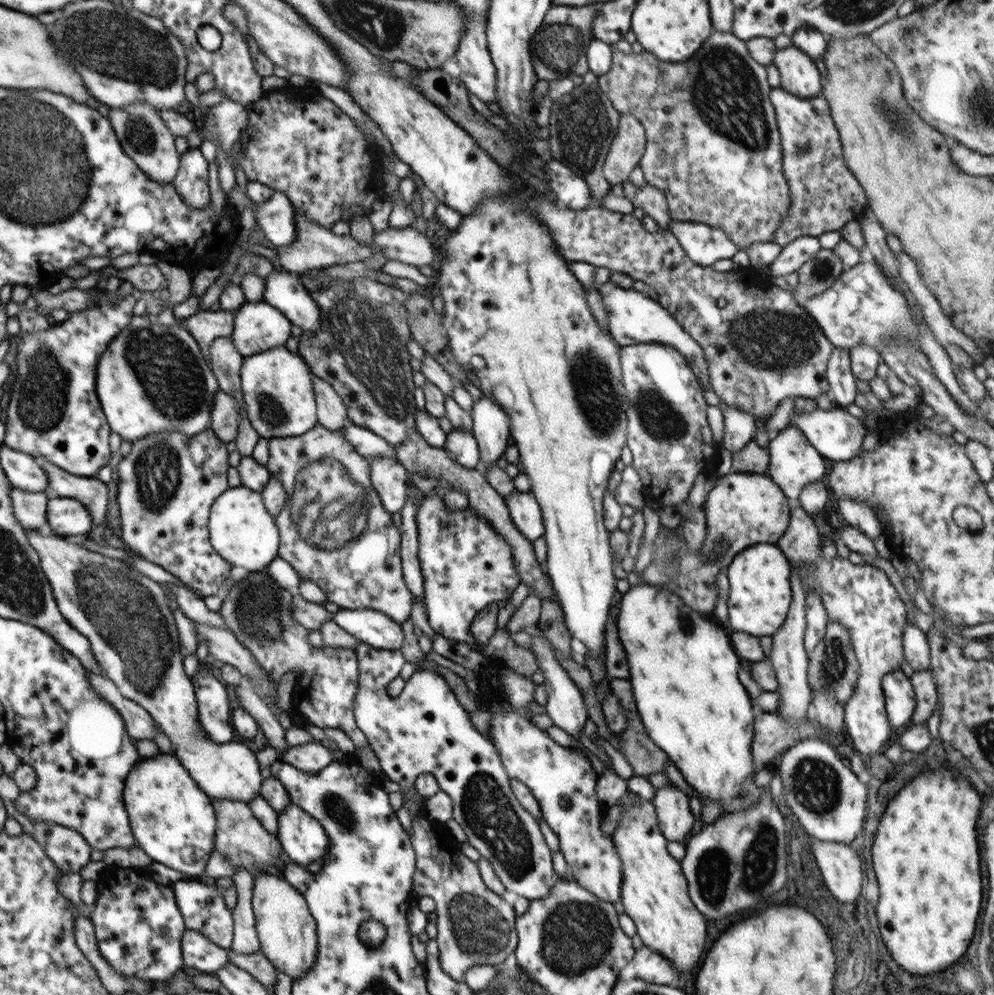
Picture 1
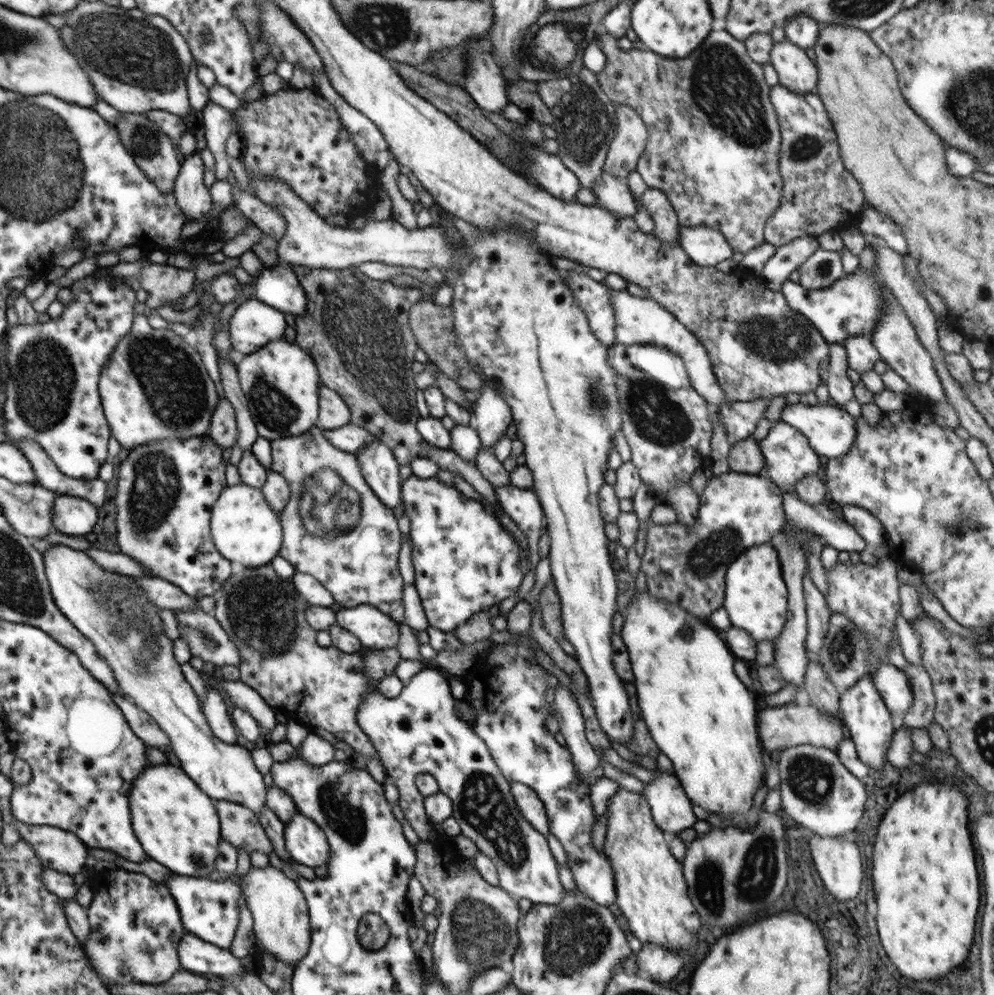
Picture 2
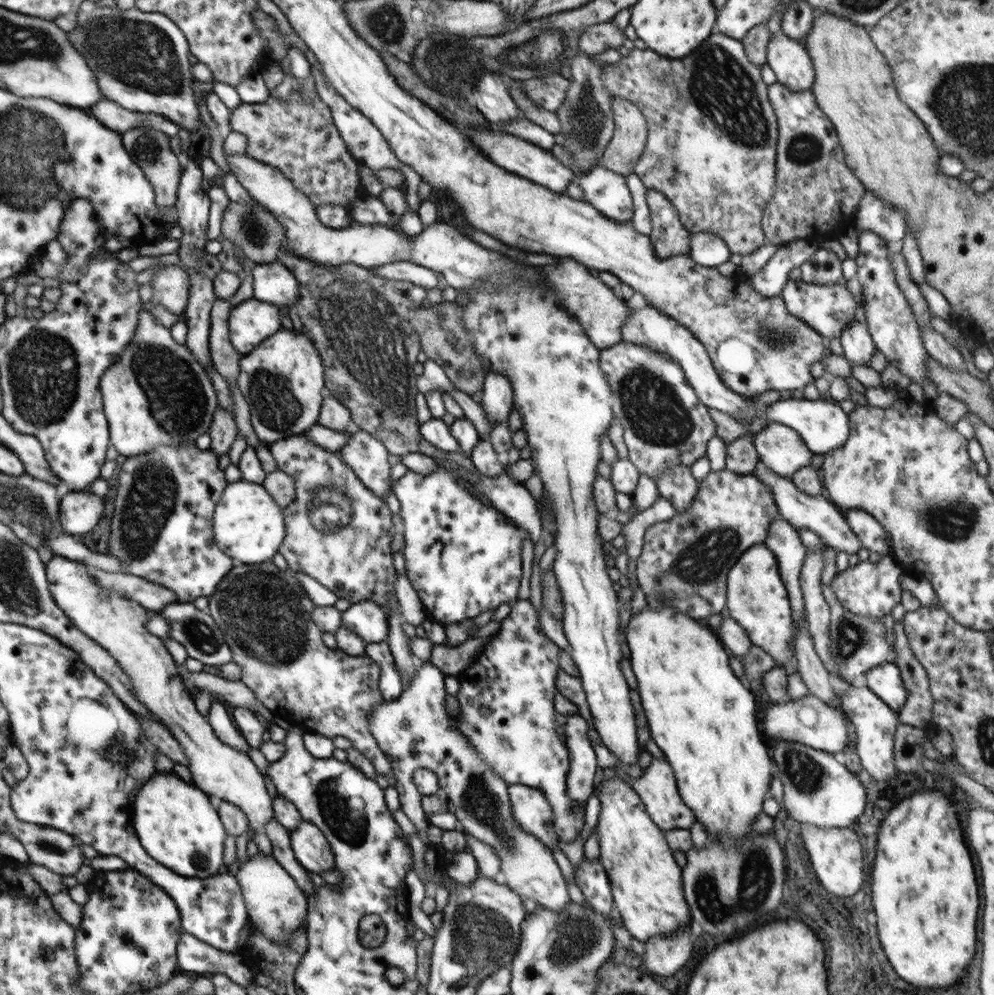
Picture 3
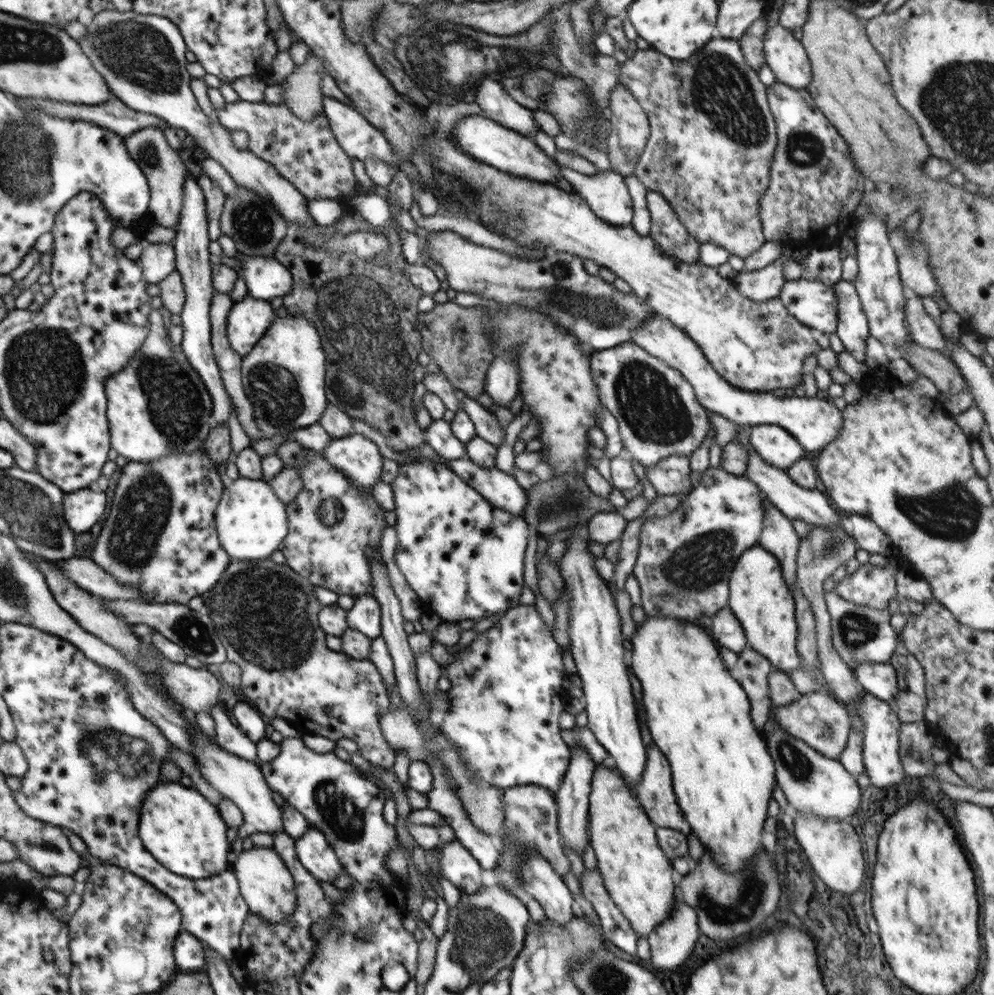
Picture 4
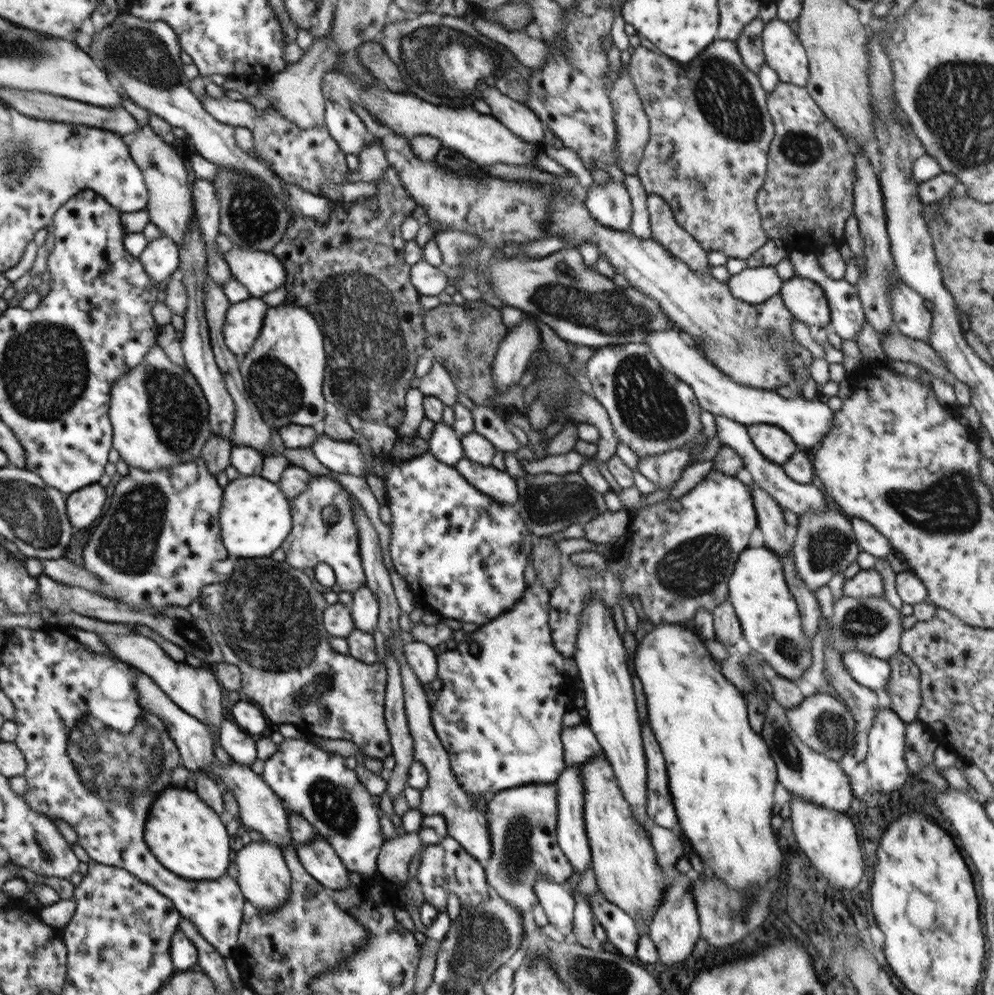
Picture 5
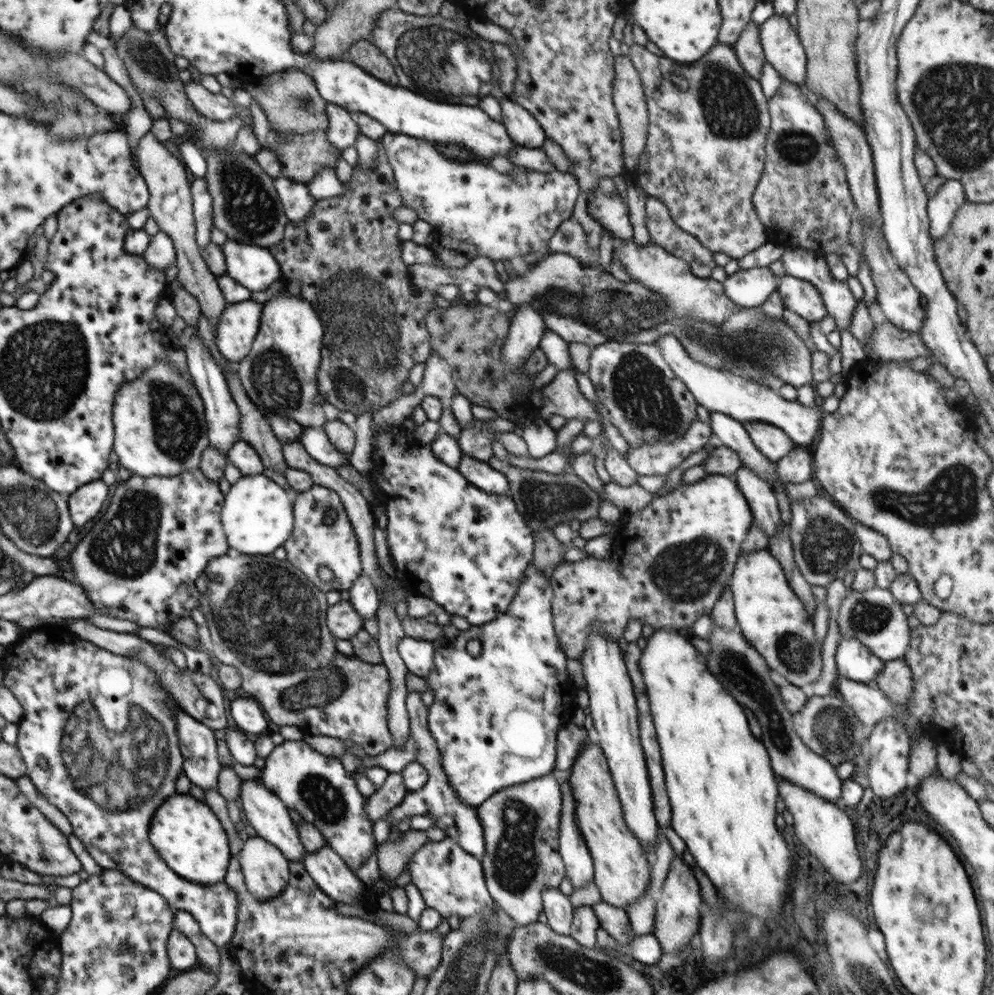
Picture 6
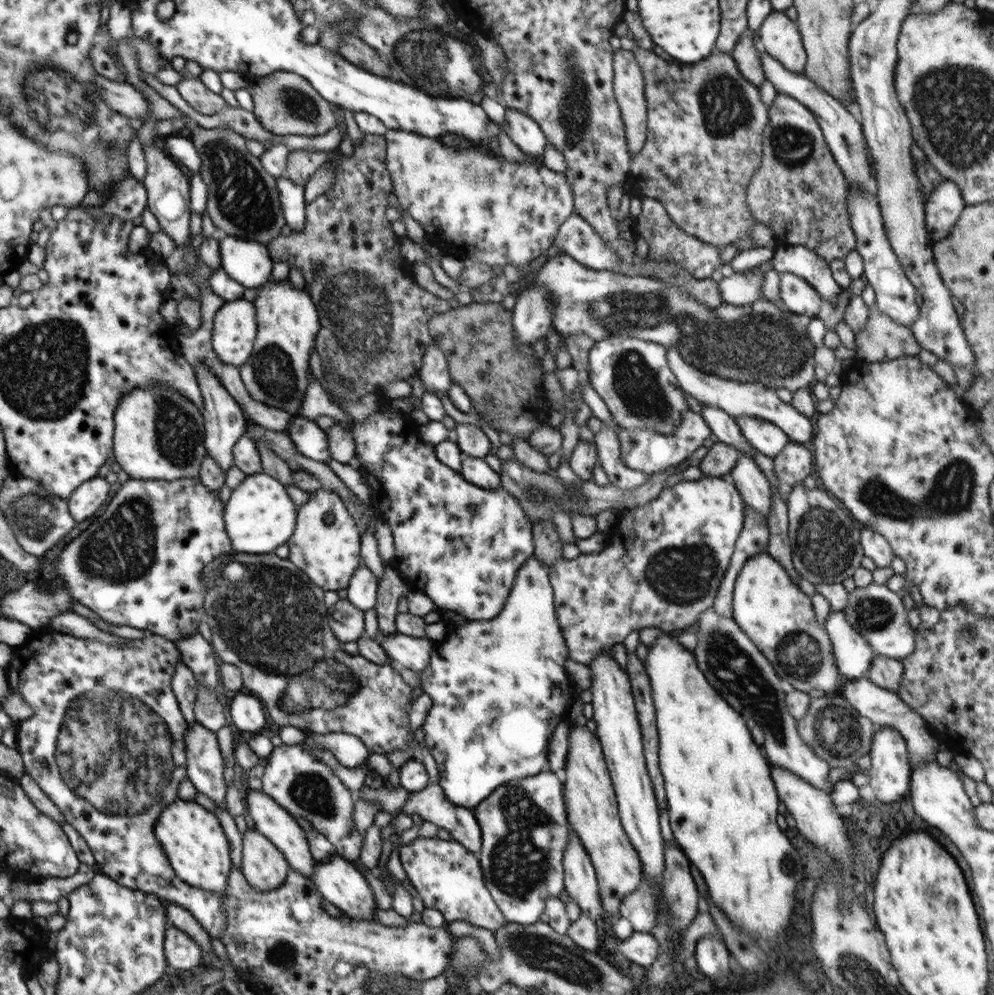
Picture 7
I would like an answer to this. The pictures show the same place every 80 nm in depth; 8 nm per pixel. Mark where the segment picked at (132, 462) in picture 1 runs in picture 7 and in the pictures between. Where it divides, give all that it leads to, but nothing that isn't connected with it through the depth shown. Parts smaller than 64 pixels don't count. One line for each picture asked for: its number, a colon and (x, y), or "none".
2: (166, 489)
3: (162, 532)
4: (161, 536)
5: (157, 547)
6: (141, 562)
7: (142, 564)

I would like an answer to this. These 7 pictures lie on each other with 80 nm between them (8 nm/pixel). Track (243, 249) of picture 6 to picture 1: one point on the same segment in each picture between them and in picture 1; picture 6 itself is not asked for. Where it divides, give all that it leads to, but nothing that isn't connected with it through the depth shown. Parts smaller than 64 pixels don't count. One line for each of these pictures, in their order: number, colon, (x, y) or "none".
1: (285, 291)
2: (277, 286)
3: (273, 283)
4: (265, 278)
5: (261, 272)

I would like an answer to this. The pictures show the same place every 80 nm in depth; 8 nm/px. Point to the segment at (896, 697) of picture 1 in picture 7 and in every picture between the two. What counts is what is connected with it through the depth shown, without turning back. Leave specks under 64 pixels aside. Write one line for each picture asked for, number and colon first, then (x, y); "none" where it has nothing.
2: (892, 684)
3: (884, 680)
4: (879, 679)
5: (873, 673)
6: (854, 661)
7: (853, 654)

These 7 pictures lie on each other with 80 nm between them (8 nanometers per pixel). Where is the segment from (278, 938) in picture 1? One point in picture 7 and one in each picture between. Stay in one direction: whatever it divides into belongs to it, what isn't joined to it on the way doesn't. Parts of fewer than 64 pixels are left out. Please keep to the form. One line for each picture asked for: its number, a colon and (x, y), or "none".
2: (281, 922)
3: (277, 906)
4: (267, 886)
5: (265, 880)
6: (265, 869)
7: (264, 866)

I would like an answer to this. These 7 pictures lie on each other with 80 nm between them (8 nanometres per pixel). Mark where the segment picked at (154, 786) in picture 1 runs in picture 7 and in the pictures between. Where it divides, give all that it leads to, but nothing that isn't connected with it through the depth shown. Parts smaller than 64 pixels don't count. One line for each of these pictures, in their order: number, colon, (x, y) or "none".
2: (177, 824)
3: (177, 825)
4: (179, 826)
5: (185, 834)
6: (187, 835)
7: (195, 843)

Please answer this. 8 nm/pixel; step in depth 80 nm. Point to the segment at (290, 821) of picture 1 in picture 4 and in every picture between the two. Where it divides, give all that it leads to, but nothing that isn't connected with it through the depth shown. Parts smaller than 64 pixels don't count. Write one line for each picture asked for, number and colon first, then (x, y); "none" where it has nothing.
2: (305, 841)
3: (313, 851)
4: (315, 854)

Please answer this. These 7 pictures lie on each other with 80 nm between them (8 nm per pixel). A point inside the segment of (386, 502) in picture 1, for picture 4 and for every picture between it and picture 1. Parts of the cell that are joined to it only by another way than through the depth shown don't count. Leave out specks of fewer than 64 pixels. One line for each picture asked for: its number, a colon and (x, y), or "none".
2: (381, 470)
3: (367, 456)
4: (357, 456)

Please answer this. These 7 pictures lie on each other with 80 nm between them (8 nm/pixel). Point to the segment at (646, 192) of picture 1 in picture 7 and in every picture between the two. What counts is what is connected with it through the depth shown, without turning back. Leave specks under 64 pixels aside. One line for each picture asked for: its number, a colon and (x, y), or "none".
2: (666, 229)
3: (669, 237)
4: (670, 234)
5: (664, 229)
6: (664, 232)
7: (665, 240)

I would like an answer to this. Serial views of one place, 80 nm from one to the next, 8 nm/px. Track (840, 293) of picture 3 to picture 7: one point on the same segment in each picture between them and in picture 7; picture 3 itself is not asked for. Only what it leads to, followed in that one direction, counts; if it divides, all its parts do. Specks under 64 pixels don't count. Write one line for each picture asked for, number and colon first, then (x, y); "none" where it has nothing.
4: (815, 304)
5: (804, 298)
6: (801, 296)
7: (800, 297)

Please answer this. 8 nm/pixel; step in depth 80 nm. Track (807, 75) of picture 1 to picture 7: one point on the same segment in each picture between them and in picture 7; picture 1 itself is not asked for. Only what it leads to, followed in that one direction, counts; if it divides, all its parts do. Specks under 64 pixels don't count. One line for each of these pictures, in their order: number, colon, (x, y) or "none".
2: (796, 72)
3: (789, 60)
4: (785, 55)
5: (784, 53)
6: (783, 50)
7: (779, 36)

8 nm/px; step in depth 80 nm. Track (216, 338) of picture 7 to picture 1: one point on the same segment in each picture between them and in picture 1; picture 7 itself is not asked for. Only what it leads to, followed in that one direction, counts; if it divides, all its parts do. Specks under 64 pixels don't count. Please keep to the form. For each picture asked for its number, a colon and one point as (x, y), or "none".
1: (258, 326)
2: (254, 324)
3: (252, 321)
4: (248, 319)
5: (243, 322)
6: (238, 326)

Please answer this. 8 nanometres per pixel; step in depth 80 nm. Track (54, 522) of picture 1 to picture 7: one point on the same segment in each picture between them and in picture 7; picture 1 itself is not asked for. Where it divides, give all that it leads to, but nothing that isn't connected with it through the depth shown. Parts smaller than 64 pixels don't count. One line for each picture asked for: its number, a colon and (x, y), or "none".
2: (72, 515)
3: (79, 511)
4: (82, 509)
5: (83, 507)
6: (84, 504)
7: (89, 497)

